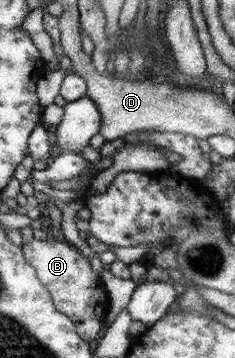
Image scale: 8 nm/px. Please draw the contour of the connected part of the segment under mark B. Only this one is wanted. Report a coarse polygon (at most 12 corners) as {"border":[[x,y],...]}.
{"border":[[51,233],[21,245],[53,307],[95,342],[108,301],[89,261]]}

